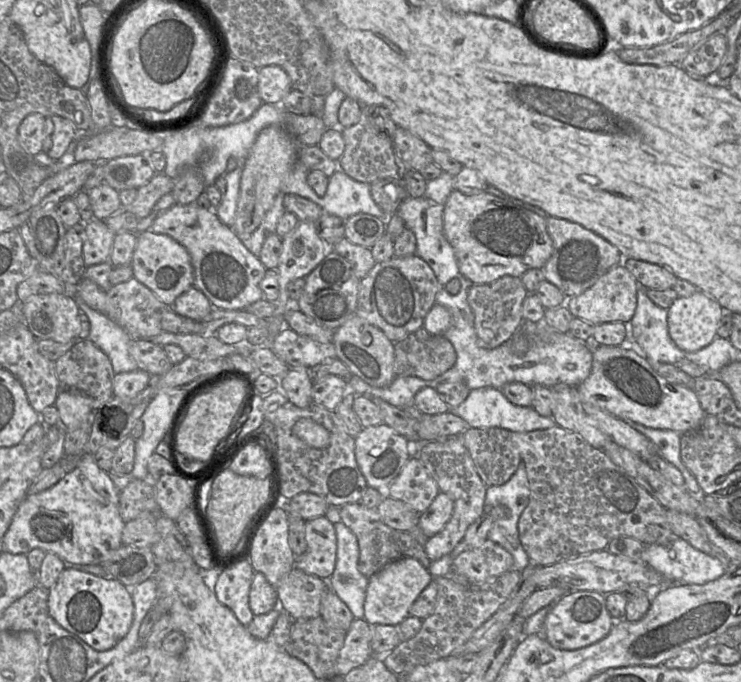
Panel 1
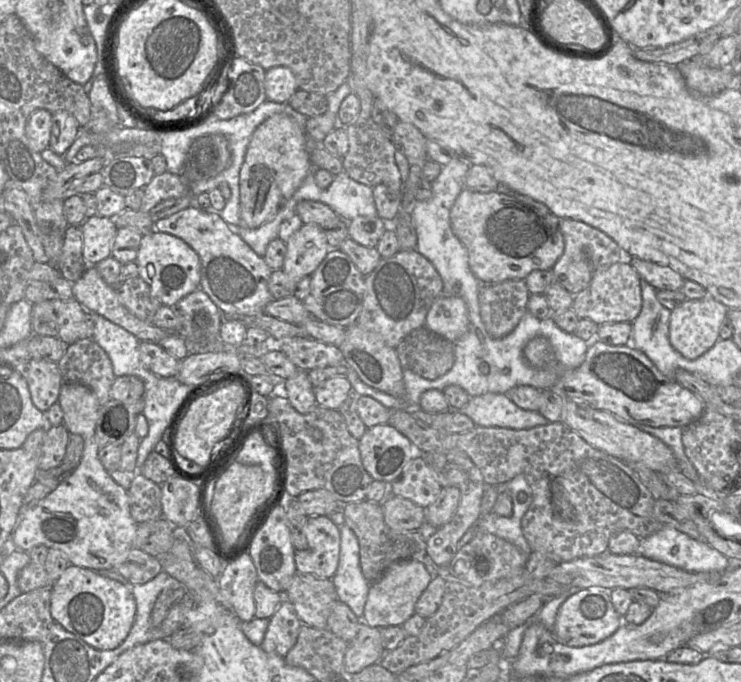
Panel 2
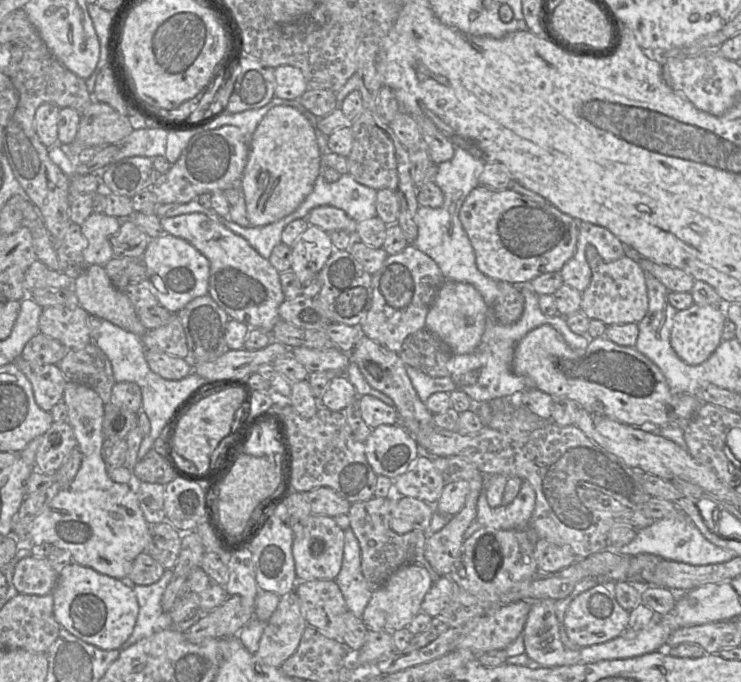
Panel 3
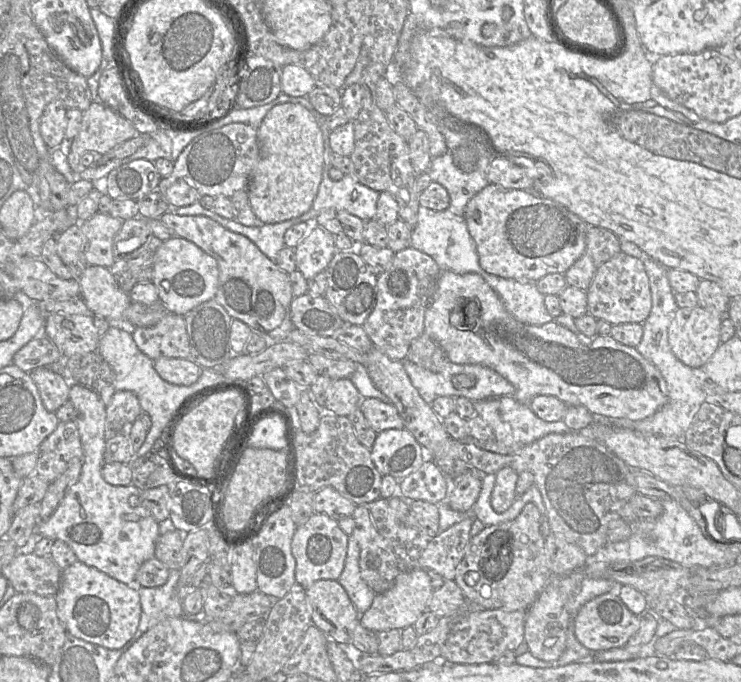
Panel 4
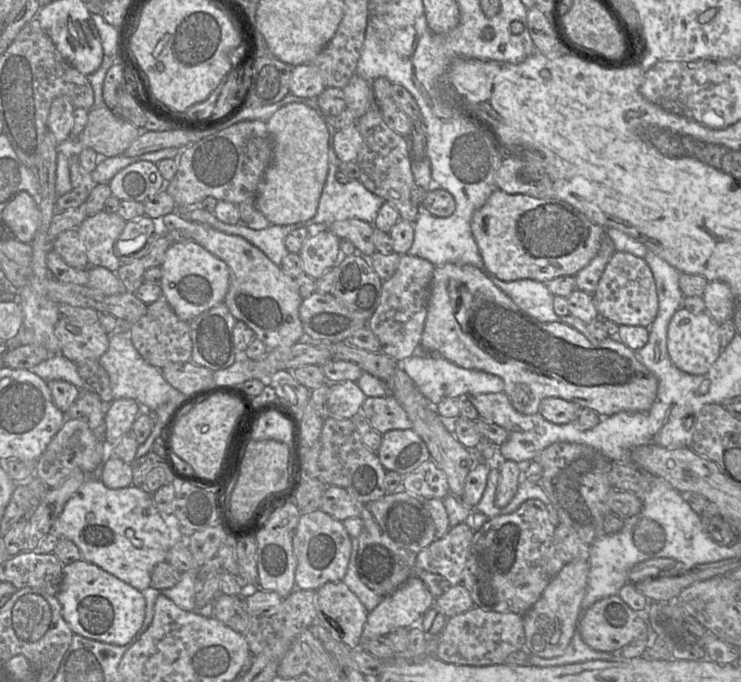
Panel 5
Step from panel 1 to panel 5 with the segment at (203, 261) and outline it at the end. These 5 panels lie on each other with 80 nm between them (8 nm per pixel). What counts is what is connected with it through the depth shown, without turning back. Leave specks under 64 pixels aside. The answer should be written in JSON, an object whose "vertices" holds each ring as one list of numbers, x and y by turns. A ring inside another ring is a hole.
{"vertices":[[177,212,155,220,166,230,184,230,193,241,223,260,229,267,230,281,223,303,236,320,244,322,268,350,287,347,304,337,299,308,303,298,295,279,286,275,259,248,245,238,221,232,212,226,190,221]]}

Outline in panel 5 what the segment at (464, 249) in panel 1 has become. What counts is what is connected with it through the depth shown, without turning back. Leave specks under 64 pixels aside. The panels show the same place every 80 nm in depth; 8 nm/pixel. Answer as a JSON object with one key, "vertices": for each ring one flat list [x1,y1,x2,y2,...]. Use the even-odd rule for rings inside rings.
{"vertices":[[500,188,493,191,485,204,474,211,471,230,488,272,504,281,527,278,540,282,578,273,597,255,606,232,562,199,537,198,521,193,509,194]]}

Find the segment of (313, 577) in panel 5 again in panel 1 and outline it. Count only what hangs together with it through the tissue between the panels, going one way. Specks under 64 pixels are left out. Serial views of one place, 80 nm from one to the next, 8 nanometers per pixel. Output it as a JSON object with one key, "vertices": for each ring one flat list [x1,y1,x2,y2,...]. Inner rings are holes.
{"vertices":[[325,516,305,522,305,553,296,557,295,568,319,578,329,578,336,565,337,539,334,524]]}

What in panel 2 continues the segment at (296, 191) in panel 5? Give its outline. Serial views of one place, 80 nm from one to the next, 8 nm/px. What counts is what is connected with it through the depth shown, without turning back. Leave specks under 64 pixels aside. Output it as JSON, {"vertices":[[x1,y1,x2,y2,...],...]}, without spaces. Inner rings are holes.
{"vertices":[[285,113,273,114,255,129,240,169,241,225,239,226,257,228,271,220,281,205,299,188,312,165,310,154,306,149,306,139,305,131]]}

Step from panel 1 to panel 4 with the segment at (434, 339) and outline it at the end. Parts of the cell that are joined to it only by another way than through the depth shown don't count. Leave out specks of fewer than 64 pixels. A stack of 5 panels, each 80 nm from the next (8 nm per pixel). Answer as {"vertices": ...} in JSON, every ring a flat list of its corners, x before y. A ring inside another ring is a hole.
{"vertices":[[425,333,411,342,406,360,435,373,451,362,442,347]]}

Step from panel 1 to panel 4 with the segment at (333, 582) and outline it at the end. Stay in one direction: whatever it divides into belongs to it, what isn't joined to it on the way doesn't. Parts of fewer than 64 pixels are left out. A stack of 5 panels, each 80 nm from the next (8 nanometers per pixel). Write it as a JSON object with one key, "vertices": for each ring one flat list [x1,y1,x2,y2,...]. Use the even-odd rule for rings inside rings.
{"vertices":[[349,535,344,569,337,581,345,589,360,615,369,609,374,600,375,593,361,578,359,557,360,549,358,543,352,535]]}

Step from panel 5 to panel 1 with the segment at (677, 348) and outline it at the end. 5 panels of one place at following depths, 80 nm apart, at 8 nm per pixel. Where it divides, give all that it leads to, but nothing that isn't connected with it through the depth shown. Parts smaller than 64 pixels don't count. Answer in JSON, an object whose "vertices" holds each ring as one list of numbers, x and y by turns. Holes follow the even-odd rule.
{"vertices":[[696,291,688,297,680,297,668,308,668,332,675,345,685,352,696,352,709,345,717,336,717,329,724,309,711,297]]}

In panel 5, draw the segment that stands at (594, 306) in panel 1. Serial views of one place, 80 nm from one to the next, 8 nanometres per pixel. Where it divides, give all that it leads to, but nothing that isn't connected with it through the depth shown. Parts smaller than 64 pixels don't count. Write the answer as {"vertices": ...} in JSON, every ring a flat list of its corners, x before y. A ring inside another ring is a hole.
{"vertices":[[616,251,613,254,592,296,599,317,619,326,649,328,658,313,658,295,653,273,643,258,628,252]]}

